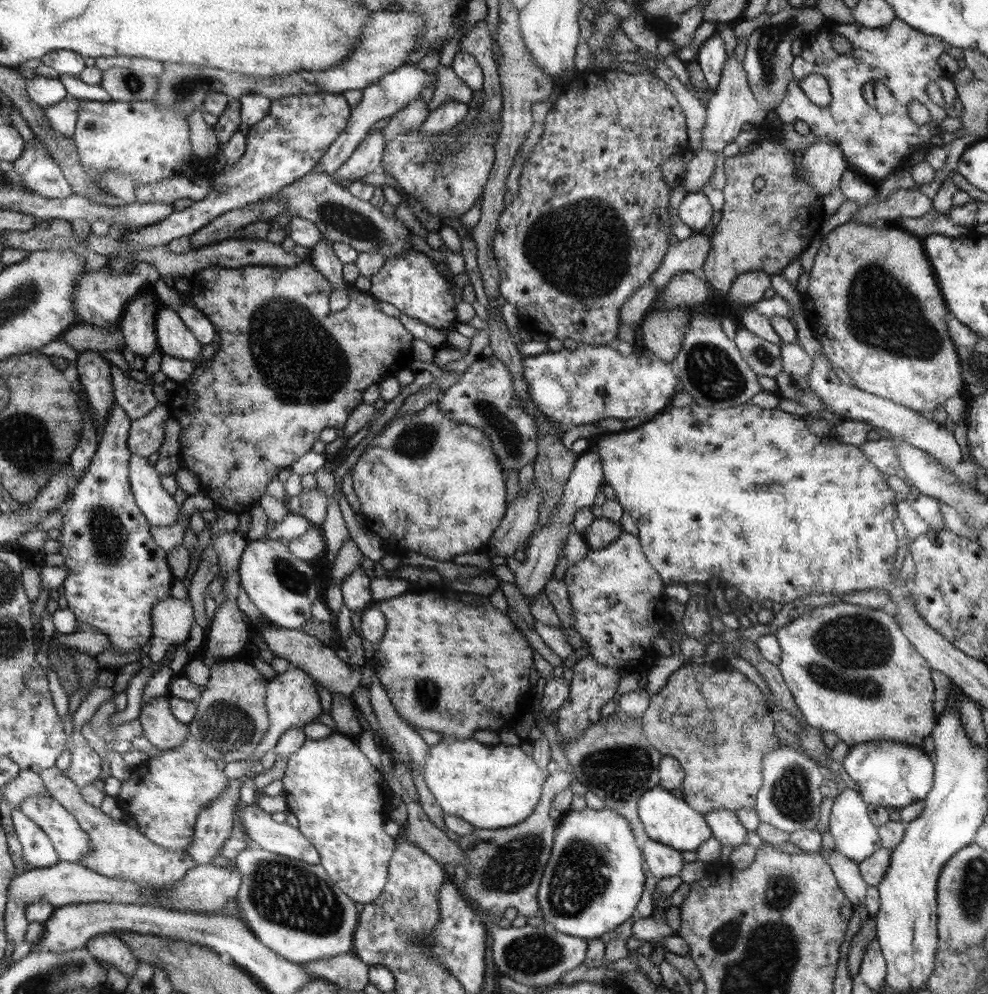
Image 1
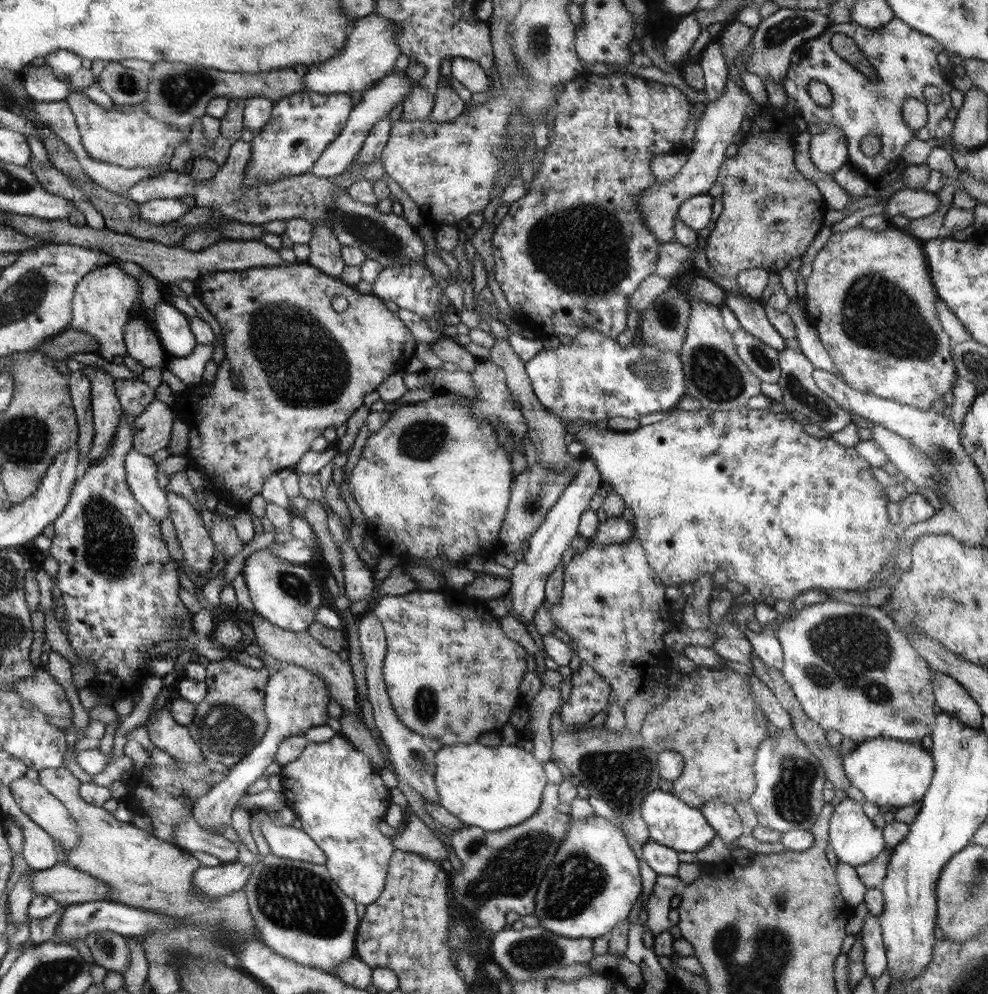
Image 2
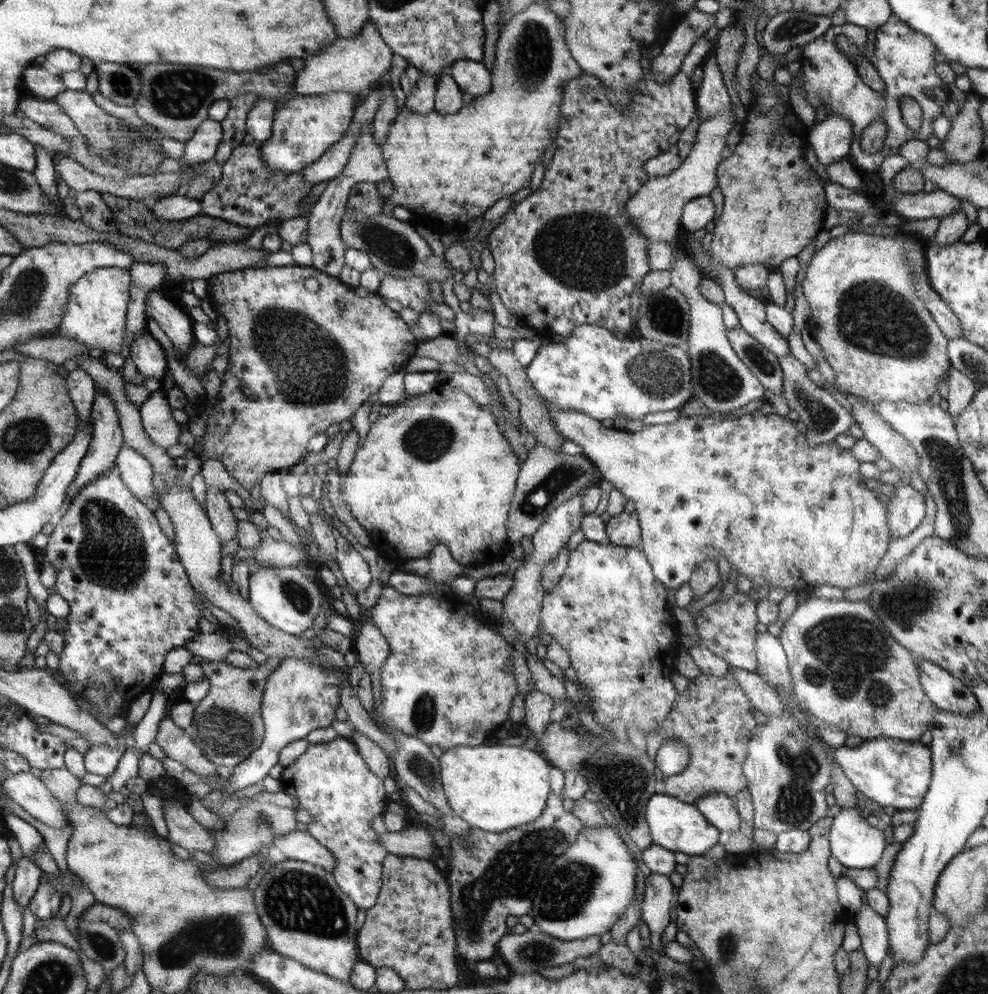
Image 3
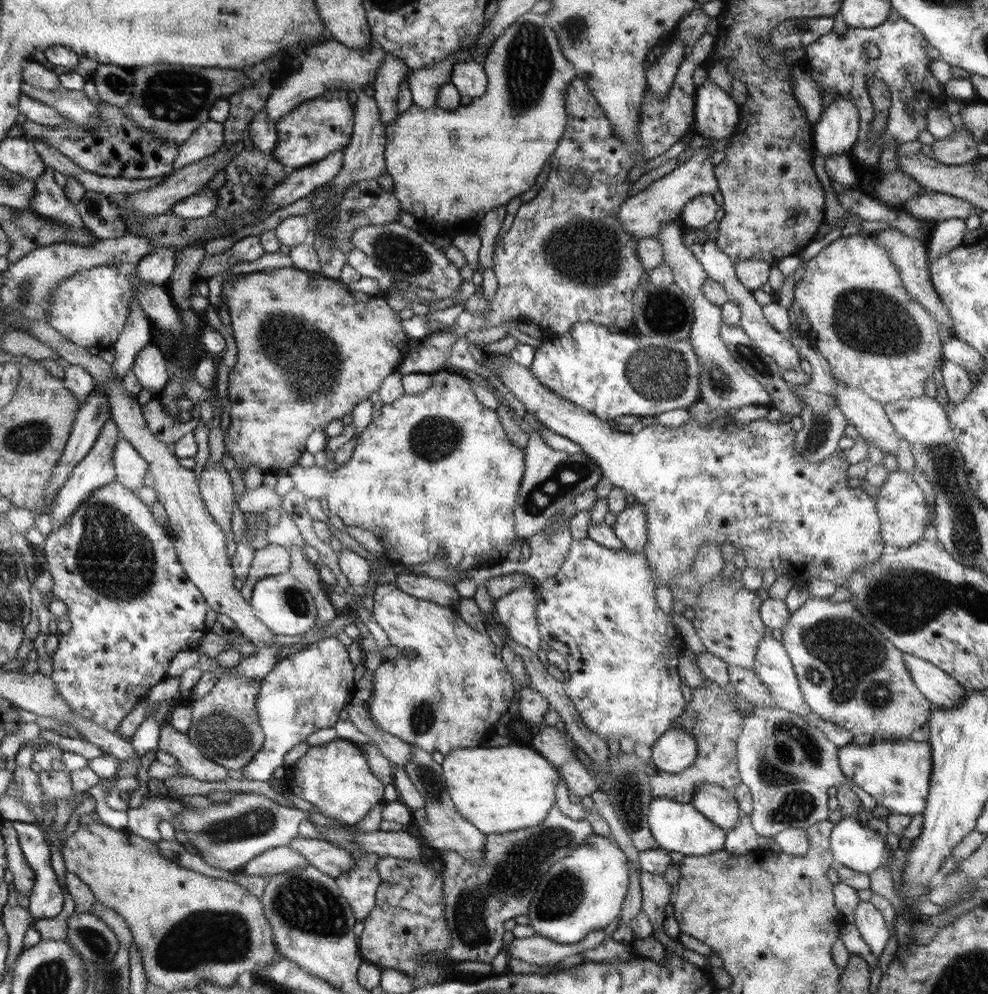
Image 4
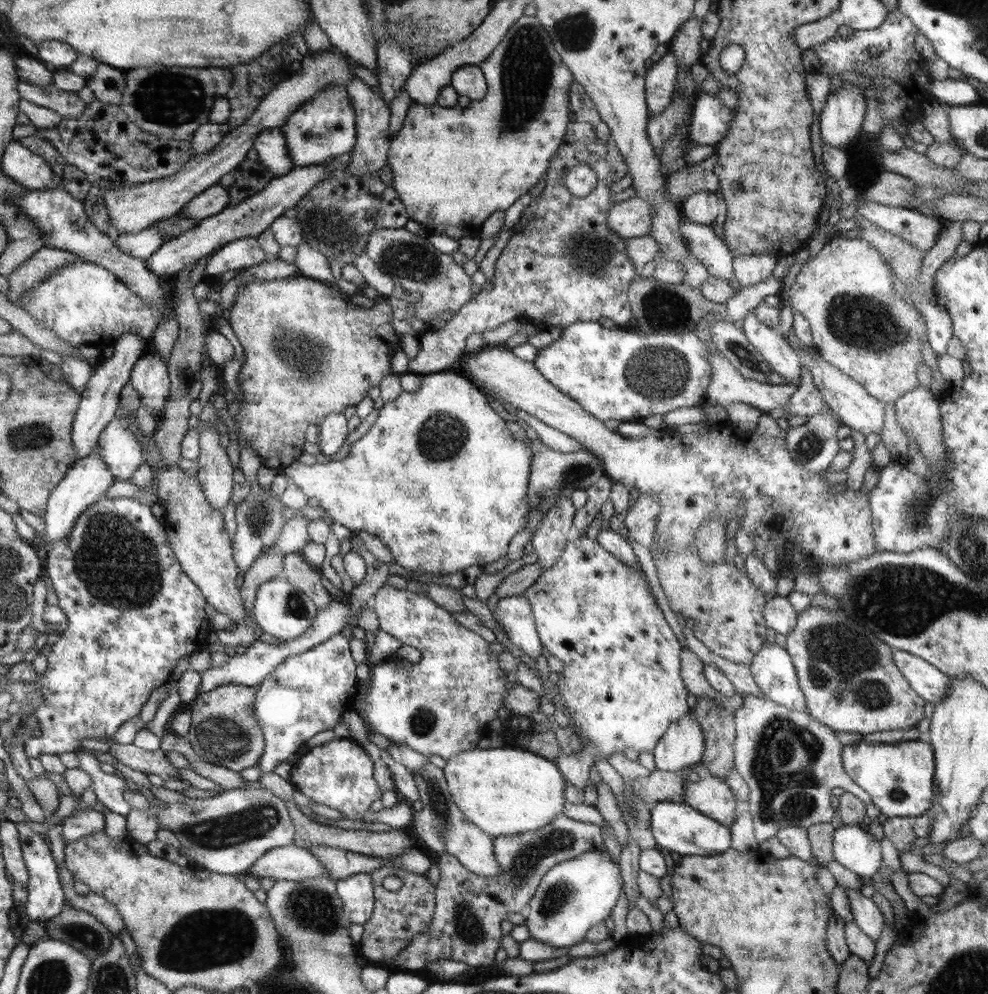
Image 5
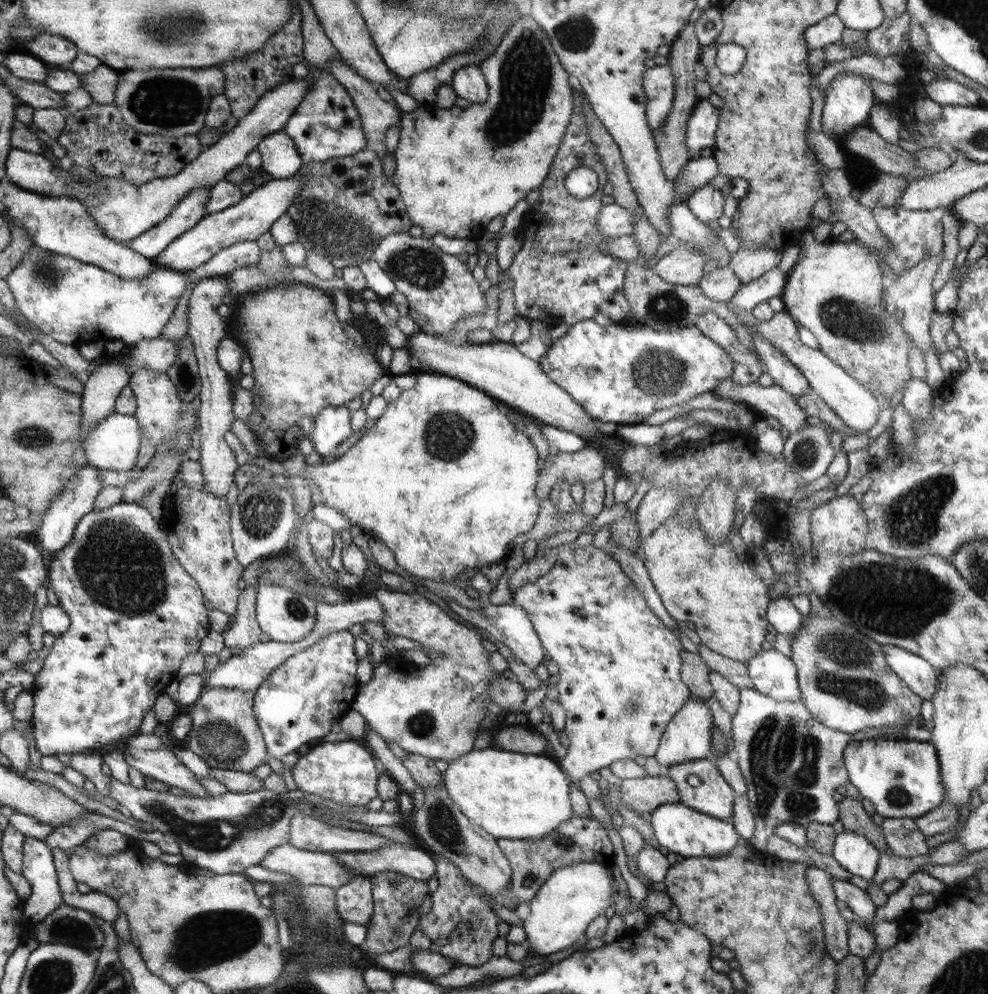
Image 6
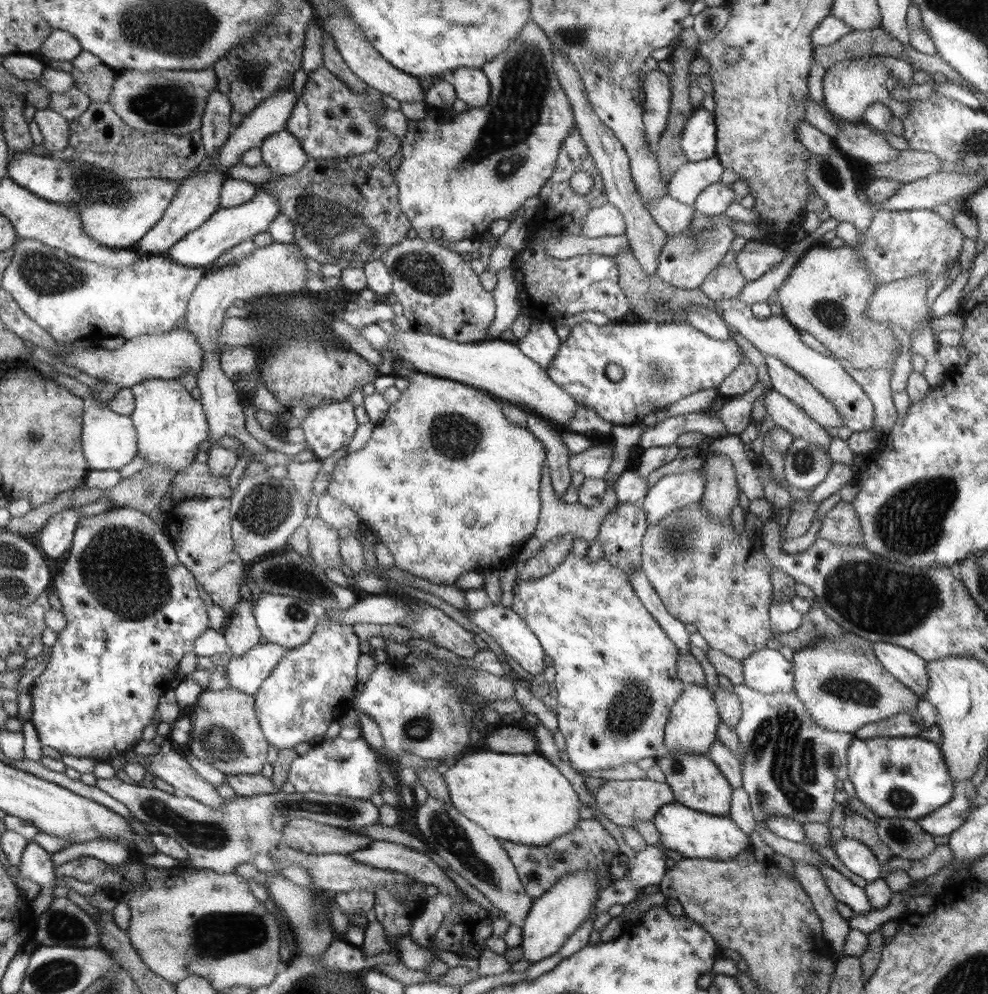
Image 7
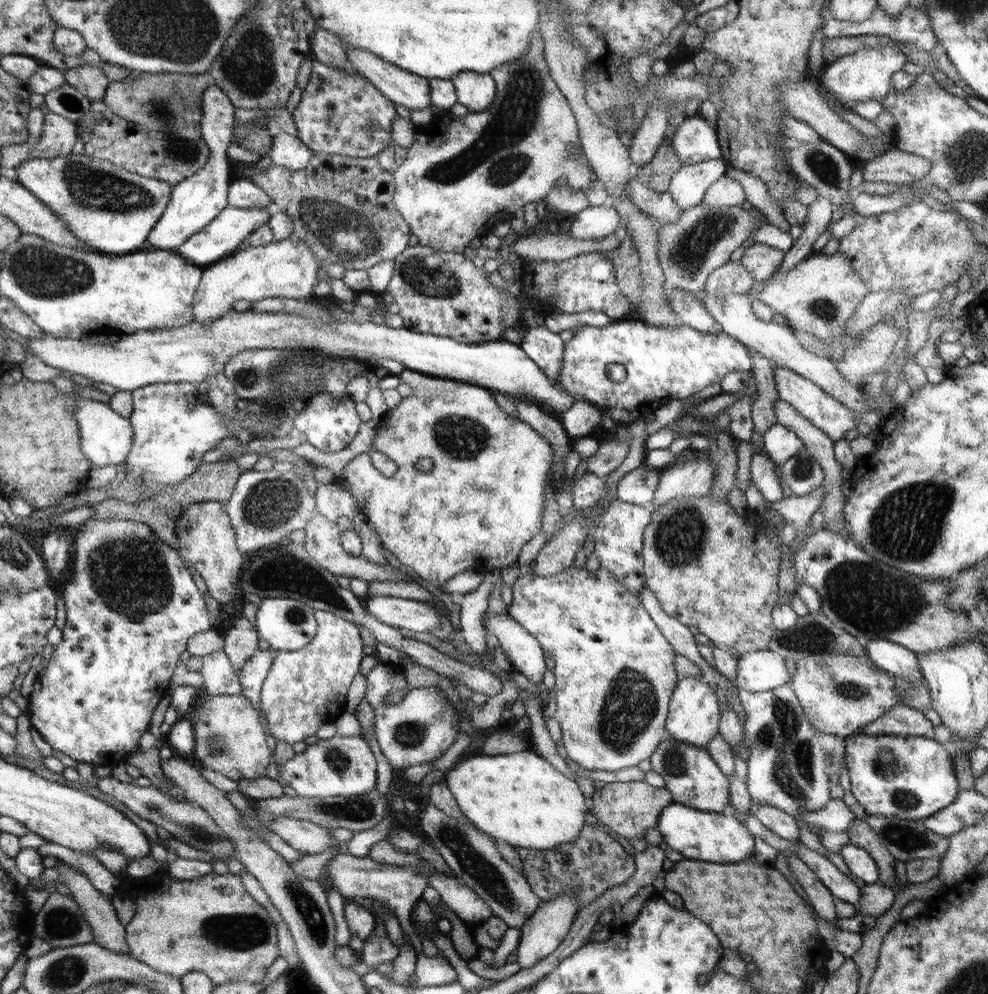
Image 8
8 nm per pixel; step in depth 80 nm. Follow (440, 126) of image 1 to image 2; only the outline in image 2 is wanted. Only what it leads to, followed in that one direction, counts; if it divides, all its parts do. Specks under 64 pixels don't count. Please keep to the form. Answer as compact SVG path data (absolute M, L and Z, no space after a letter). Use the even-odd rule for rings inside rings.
M446 59L442 63L440 74L444 76L444 81L439 83L437 92L434 94L435 103L432 112L429 114L429 119L436 124L456 120L466 111L468 105L448 85L448 80L452 76L450 61L450 59Z

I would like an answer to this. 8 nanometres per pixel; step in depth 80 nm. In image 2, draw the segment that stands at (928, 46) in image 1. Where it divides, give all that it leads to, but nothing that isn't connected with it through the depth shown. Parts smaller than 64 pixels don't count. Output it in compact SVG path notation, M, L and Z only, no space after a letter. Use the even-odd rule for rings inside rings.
M898 18L877 29L866 28L851 21L842 24L831 23L818 37L804 41L799 50L801 61L799 64L790 65L787 76L781 83L788 100L782 108L783 112L792 117L799 112L798 115L804 118L808 125L816 124L821 132L833 126L839 128L847 142L849 164L860 174L865 177L882 177L890 161L901 158L905 146L911 140L930 140L942 136L939 124L953 107L949 93L954 87L944 76L942 67L936 60L936 56L943 51L943 46L934 38L910 28ZM838 33L846 34L859 46L868 62L876 69L876 80L864 76L848 61L834 62L830 39ZM810 80L820 80L828 86L828 90L833 94L830 106L820 106L810 98L806 91ZM926 86L936 86L941 90L943 99L940 103L933 104L924 97ZM907 98L916 98L927 106L927 123L921 129L913 131L904 120L902 105ZM868 134L880 136L880 156L866 156L860 150L860 140Z

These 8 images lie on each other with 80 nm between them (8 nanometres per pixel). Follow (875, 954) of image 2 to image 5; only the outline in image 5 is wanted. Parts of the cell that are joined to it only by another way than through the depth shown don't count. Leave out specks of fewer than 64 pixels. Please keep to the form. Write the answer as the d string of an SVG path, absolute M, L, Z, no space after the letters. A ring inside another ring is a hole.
M843 886L852 910L853 922L876 944L882 934L885 918L872 899L864 897L860 889Z

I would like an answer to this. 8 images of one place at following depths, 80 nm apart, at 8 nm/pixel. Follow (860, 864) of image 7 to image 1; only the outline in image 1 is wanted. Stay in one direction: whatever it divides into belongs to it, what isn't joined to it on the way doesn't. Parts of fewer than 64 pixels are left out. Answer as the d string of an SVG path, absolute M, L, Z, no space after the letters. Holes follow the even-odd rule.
M846 786L840 788L840 792L833 795L833 797L834 803L829 817L828 828L830 834L835 838L835 848L848 858L856 862L862 862L881 847L877 826L870 821L868 816L870 805L864 802L857 789L850 789Z

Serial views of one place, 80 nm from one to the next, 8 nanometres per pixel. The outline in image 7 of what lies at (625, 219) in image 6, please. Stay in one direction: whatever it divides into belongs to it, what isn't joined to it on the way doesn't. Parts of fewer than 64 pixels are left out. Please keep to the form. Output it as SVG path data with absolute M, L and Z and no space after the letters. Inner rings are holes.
M610 203L591 208L582 219L581 234L586 238L620 236L625 232L626 224L620 210Z

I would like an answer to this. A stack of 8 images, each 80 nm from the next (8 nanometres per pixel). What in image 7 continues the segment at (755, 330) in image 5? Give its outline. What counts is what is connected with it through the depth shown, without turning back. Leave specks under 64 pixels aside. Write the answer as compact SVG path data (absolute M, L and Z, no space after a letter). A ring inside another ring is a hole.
M765 355L770 382L774 389L798 403L804 412L822 428L844 426L837 408L820 394L797 370L786 366L779 358Z

